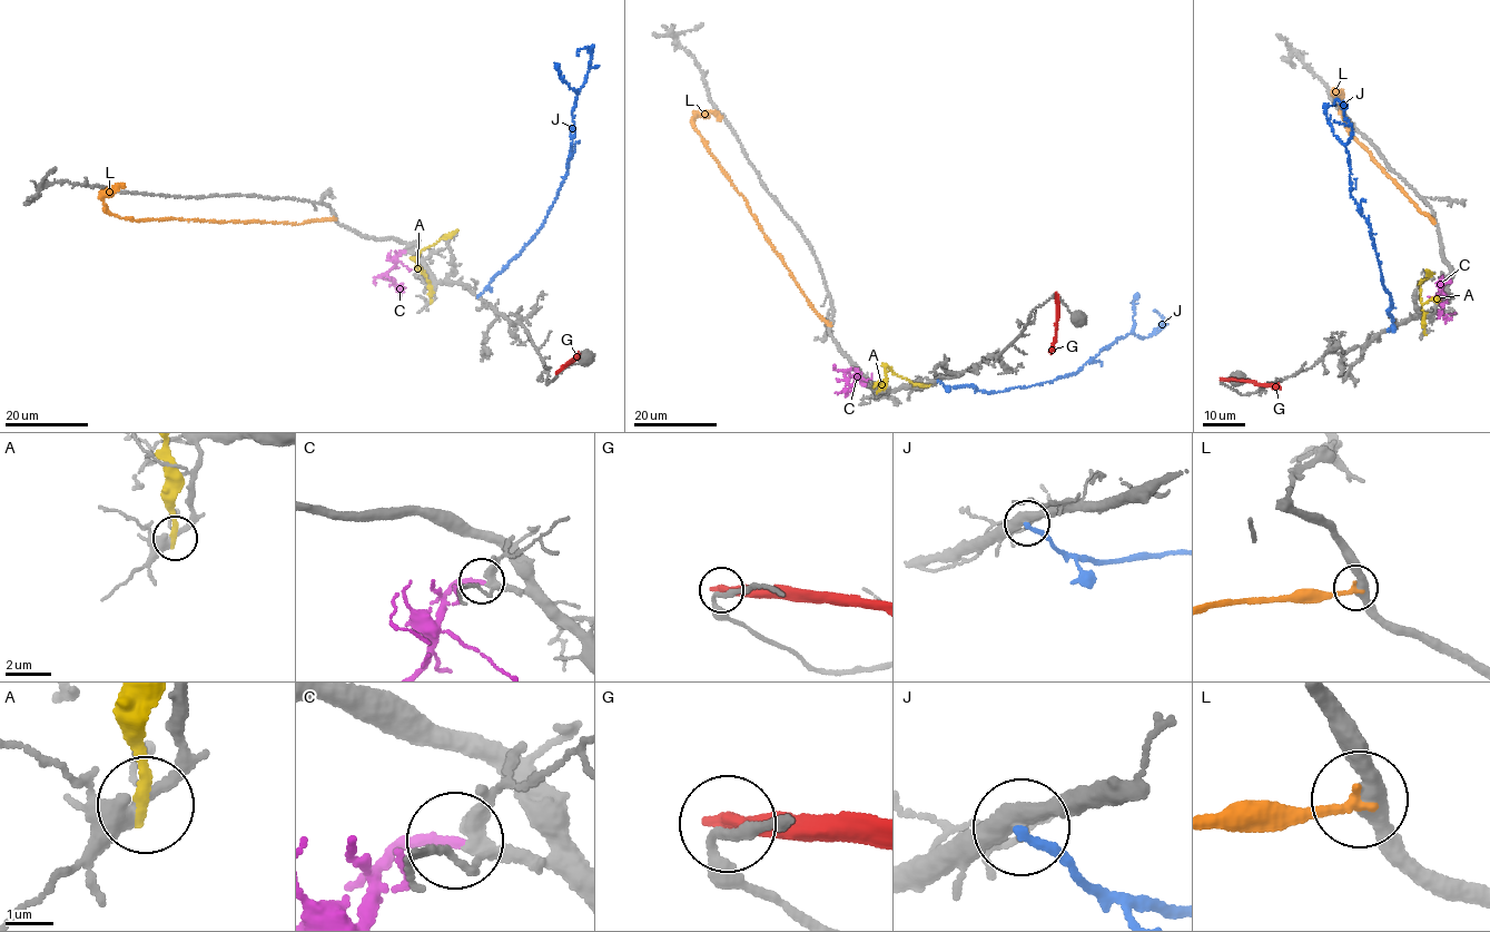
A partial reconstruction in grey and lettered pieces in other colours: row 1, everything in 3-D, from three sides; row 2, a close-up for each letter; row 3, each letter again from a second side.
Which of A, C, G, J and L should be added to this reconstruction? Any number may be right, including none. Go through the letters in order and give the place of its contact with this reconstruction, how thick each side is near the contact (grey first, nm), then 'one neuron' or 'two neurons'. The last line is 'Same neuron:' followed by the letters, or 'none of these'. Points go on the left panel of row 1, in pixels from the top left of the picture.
A: (431, 302) | 320/240 nm | two neurons
C: (404, 251) | 280/240 nm | one neuron
G: (558, 372) | 170/460 nm | two neurons
J: (477, 296) | 400/190 nm | two neurons
L: (334, 217) | 440/220 nm | two neurons
Same neuron: C

